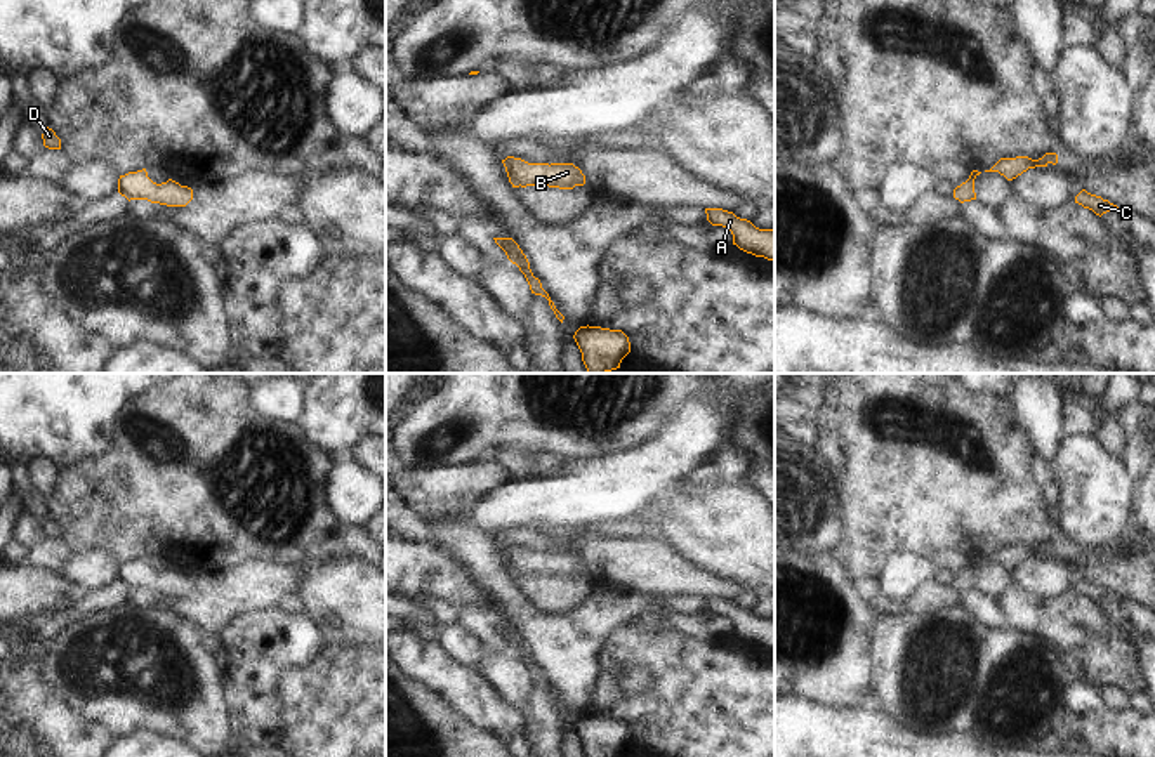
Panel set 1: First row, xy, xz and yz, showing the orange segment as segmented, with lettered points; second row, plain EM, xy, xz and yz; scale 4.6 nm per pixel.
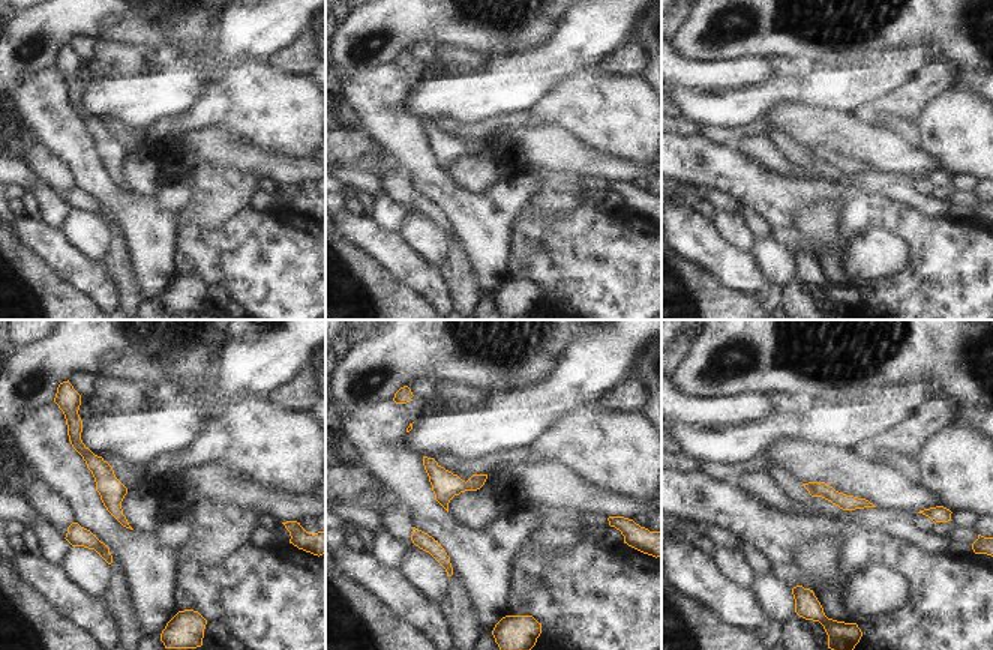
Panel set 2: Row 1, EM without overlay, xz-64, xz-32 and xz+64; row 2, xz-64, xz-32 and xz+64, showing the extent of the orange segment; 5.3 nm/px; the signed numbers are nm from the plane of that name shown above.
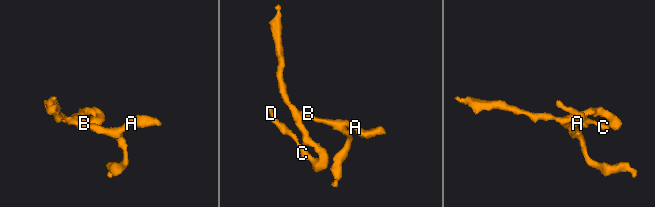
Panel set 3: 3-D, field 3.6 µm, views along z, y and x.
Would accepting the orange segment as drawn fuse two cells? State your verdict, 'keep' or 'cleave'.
keep

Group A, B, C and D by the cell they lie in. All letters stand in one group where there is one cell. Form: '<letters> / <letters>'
A B C D

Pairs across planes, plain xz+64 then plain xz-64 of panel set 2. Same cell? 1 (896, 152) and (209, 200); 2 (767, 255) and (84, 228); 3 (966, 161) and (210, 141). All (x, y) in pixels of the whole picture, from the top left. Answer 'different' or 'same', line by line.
1: different
2: same
3: different

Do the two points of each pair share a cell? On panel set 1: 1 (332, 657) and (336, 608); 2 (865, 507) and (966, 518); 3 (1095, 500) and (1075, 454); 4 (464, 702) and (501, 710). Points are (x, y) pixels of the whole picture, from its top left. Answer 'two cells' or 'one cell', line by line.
1: two cells
2: one cell
3: one cell
4: one cell

